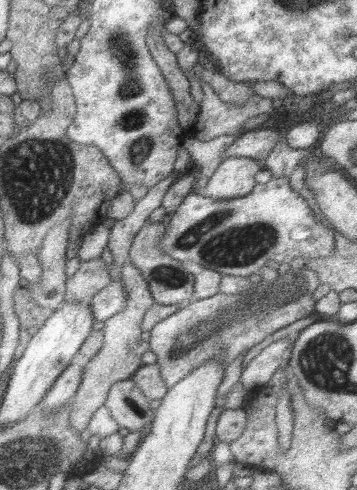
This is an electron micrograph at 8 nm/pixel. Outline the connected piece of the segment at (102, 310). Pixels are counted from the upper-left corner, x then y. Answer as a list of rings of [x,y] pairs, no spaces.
[[[111,280],[103,290],[99,290],[91,298],[91,312],[95,322],[105,322],[107,318],[113,318],[115,314],[121,314],[127,304],[127,290],[123,286],[123,280]]]

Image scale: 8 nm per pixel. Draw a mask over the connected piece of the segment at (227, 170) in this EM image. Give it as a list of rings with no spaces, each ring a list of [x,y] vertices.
[[[253,158],[223,160],[205,186],[205,196],[211,200],[237,200],[247,196],[257,184],[255,174],[259,166]]]

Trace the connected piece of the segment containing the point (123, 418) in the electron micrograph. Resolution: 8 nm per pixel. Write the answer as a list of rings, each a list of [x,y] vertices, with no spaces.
[[[131,380],[115,382],[103,404],[111,418],[129,432],[139,432],[143,424],[151,424],[155,410],[149,408],[149,398],[145,398]]]

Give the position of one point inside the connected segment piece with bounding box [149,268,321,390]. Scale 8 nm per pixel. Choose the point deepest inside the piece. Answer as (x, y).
(183, 341)

